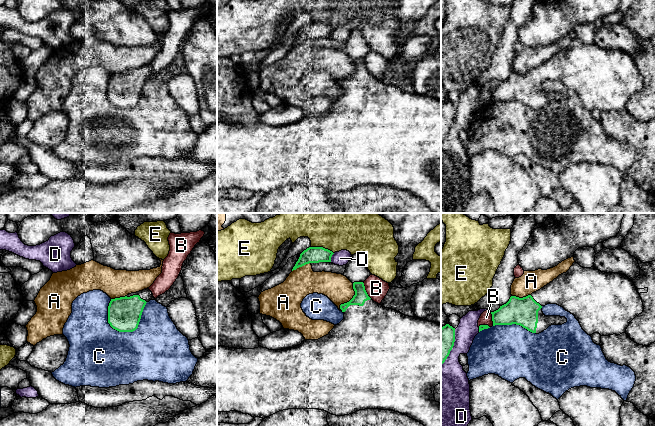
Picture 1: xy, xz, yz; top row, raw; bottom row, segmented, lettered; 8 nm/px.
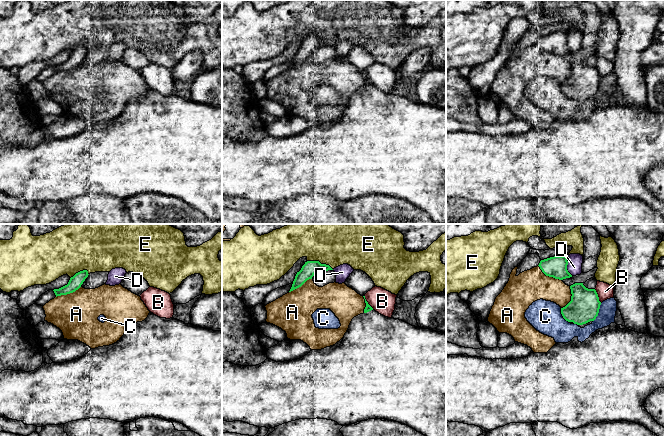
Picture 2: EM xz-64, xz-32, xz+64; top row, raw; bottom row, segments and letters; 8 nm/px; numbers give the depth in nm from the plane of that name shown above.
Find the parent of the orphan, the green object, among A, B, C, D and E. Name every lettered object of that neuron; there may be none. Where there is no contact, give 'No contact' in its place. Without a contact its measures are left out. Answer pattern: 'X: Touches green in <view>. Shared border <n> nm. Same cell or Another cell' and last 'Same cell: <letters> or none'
A: Touches green in xz. Shared border 240 nm. Another cell
B: Touches green in xz. Shared border 150 nm. Another cell
C: Touches green in xy. Shared border 360 nm. Another cell
D: Touches green in yz. Shared border 320 nm. Another cell
E: Touches green in xz. Shared border 190 nm. Another cell
Same cell: none

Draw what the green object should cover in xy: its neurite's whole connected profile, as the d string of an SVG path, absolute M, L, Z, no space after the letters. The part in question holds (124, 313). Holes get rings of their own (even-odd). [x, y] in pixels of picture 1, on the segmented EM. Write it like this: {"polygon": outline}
{"polygon": "M148 288L125 297L111 299L108 306L108 323L119 332L135 331L146 303L154 299Z"}

